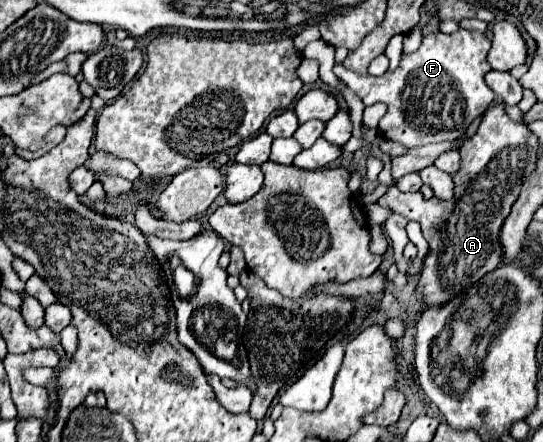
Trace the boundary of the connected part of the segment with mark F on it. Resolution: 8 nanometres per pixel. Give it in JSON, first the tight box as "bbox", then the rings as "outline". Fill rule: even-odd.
{"bbox":[333,29,495,149],"outline":[[[459,29],[451,35],[441,31],[425,35],[415,53],[403,53],[397,69],[381,77],[359,75],[335,63],[333,73],[351,87],[365,105],[385,103],[387,113],[379,121],[379,133],[385,139],[399,141],[407,149],[439,141],[455,141],[465,135],[475,117],[483,115],[495,99],[491,87],[485,83],[485,73],[491,71],[487,53],[491,39],[479,31]]]}

